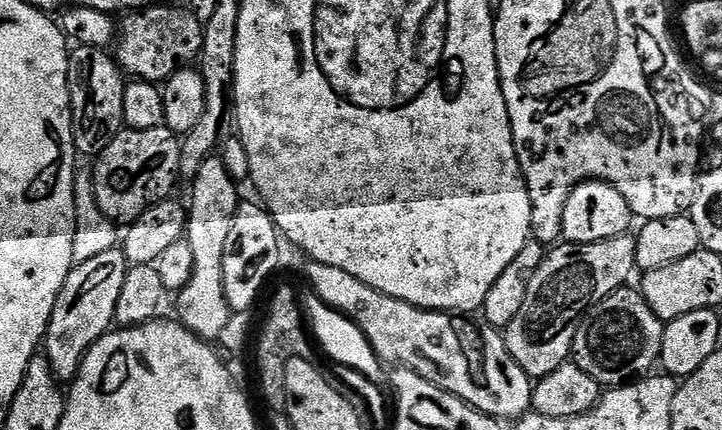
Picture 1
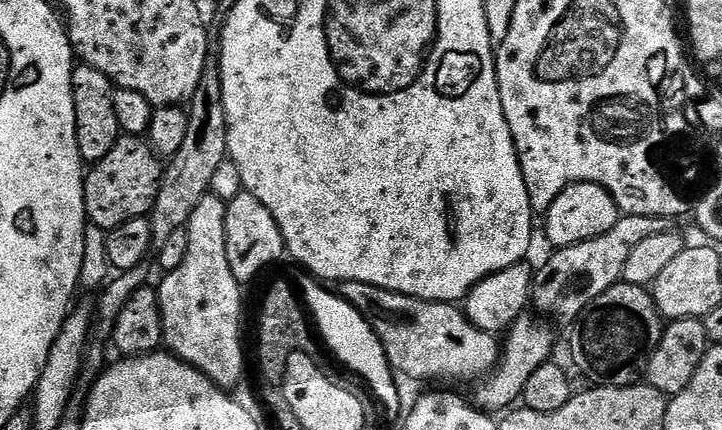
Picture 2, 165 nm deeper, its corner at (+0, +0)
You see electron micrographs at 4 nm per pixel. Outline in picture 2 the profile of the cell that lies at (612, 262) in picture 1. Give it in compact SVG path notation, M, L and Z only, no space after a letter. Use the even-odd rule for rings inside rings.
M621 215L620 221L606 234L569 248L553 251L552 257L541 268L537 267L532 281L531 307L537 308L544 316L568 316L575 318L598 294L610 290L621 283L626 258L634 251L634 246L640 245L650 234L662 234L673 231L671 219L663 216L630 216Z

